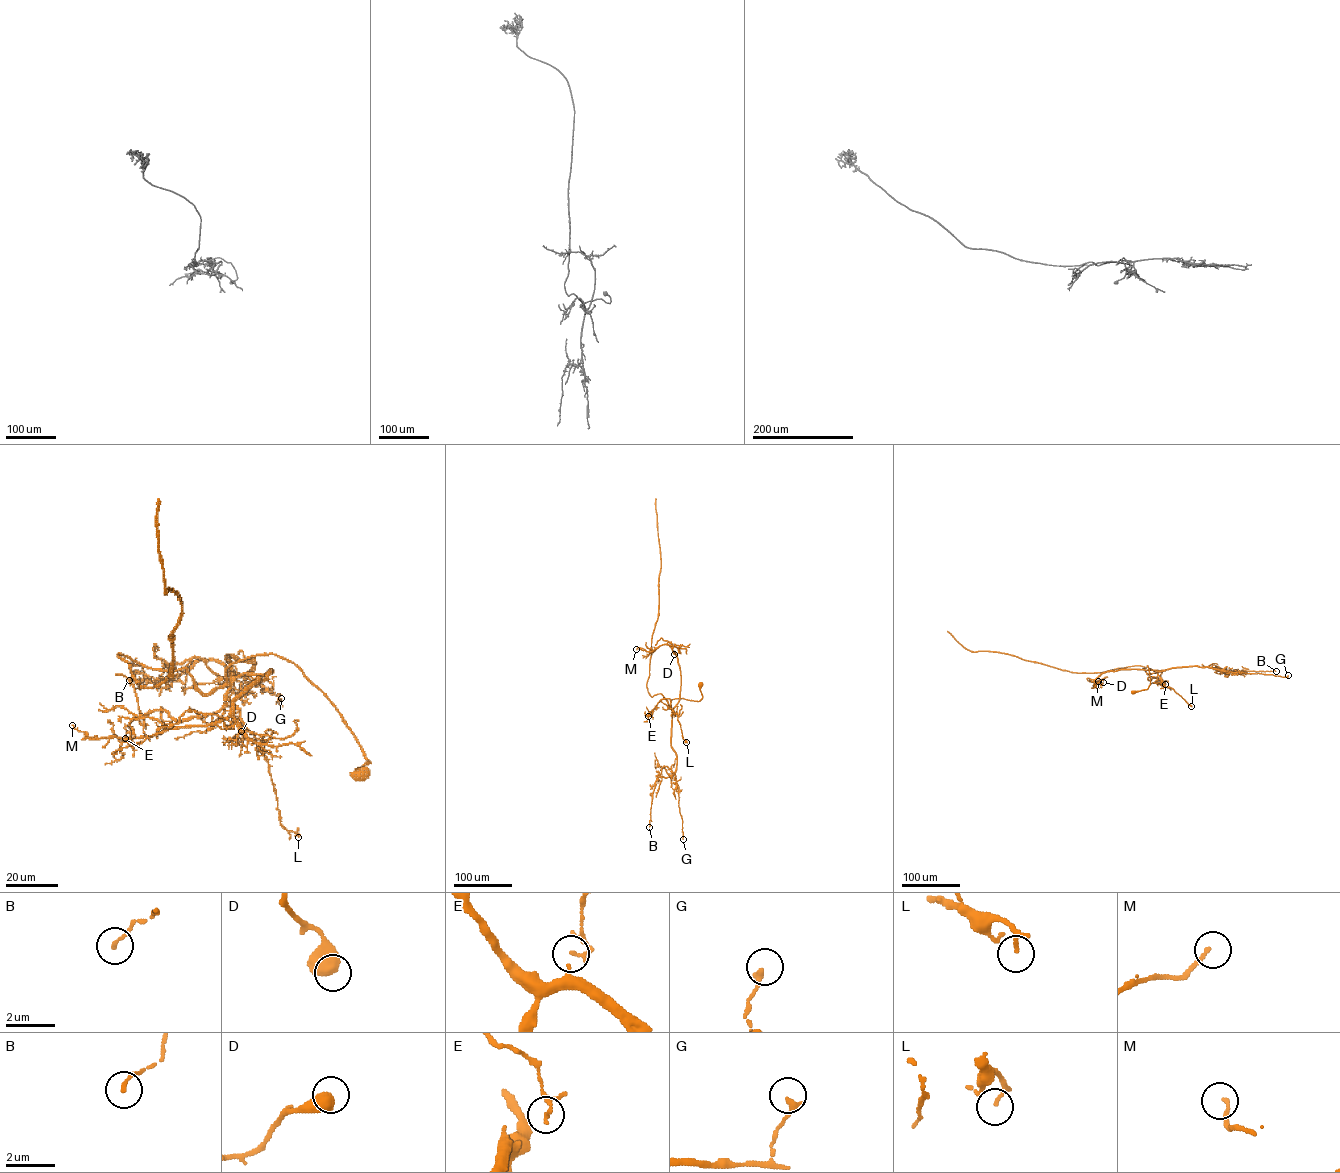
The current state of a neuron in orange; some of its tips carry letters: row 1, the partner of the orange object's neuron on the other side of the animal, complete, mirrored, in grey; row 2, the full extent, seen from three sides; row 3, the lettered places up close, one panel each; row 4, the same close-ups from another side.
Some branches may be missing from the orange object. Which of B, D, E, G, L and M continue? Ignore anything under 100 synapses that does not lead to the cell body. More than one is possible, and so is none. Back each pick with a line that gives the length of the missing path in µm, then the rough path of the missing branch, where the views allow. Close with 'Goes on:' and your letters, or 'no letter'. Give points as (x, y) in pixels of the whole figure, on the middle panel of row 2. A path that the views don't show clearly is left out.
Goes on: no letter

